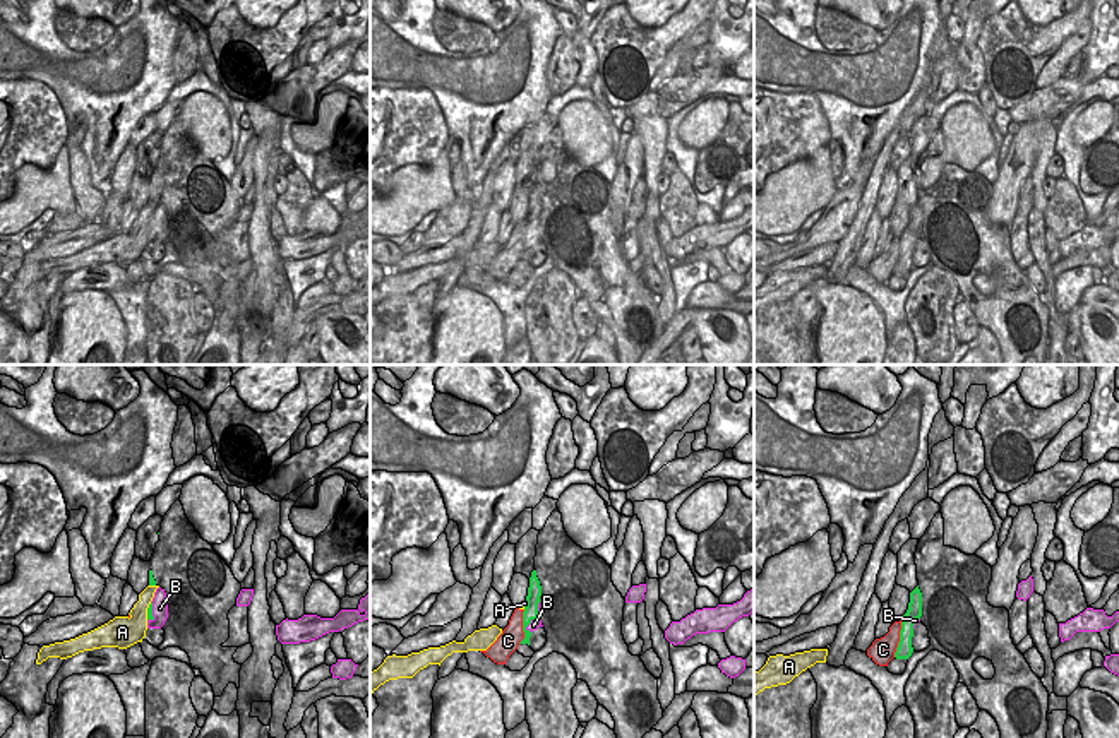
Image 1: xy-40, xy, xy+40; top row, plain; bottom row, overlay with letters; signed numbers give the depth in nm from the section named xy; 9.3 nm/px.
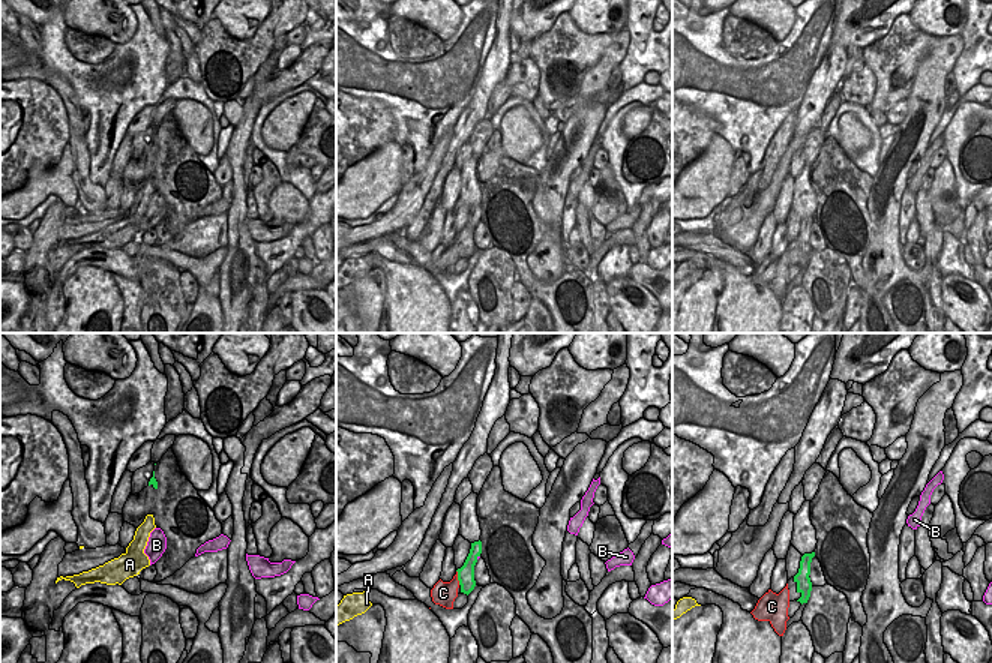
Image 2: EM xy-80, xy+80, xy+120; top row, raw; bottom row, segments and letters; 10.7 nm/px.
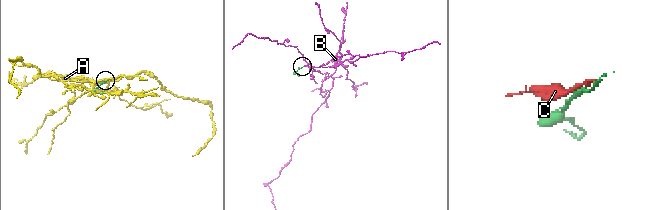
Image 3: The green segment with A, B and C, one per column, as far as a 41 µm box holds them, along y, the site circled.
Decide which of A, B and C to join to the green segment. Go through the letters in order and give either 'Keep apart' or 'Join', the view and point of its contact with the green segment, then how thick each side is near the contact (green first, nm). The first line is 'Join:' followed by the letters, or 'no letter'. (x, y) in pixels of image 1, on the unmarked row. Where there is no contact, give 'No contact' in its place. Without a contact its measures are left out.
Join: no letter
A: Keep apart. Touches green at xy-40 (148, 228). Thickness 60 nm (green) against 260 nm
B: Keep apart. Touches green at xy (537, 233). Thickness 130 nm (green) against 90 nm
C: Keep apart. Touches green at xy+40 (900, 254). Thickness 160 nm (green) against 240 nm

